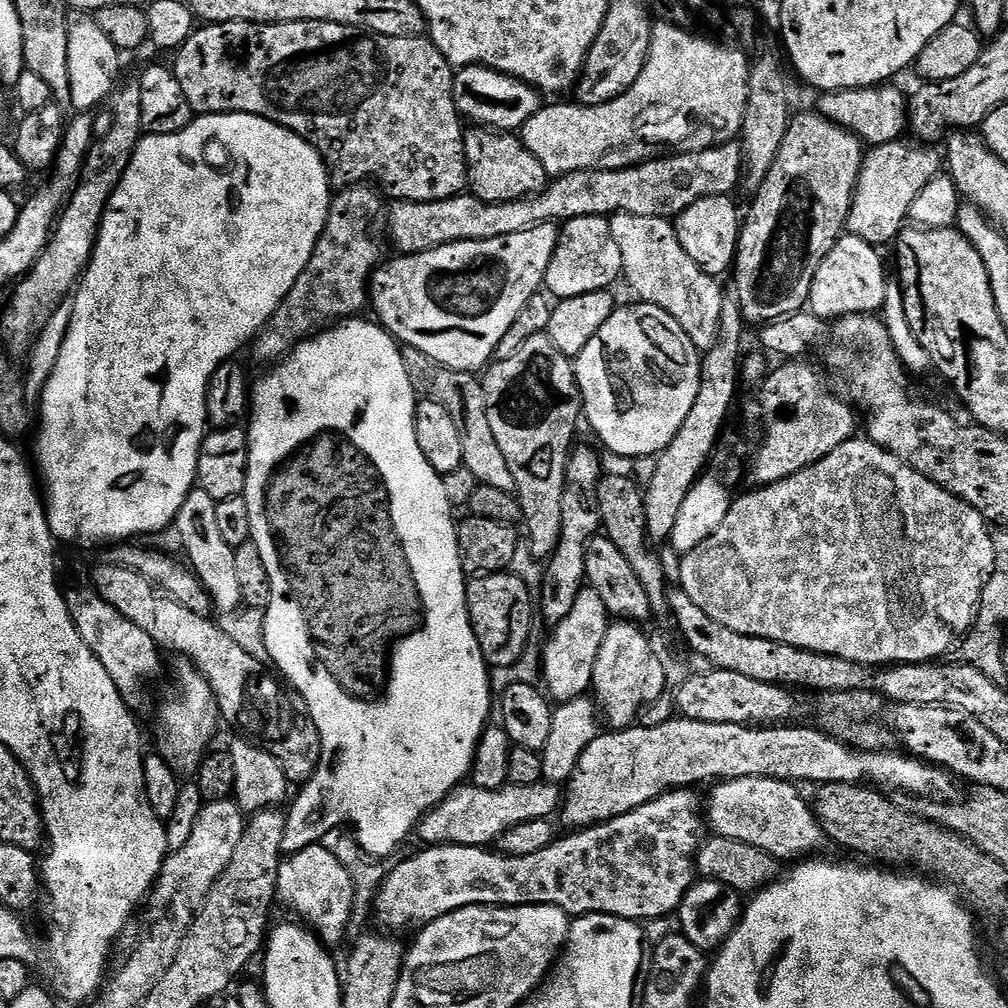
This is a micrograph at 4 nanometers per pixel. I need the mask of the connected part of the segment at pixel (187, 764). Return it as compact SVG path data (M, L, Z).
M180 658L172 668L172 693L156 712L156 748L166 766L180 778L192 778L213 747L216 727L221 727L220 708L202 673L186 659Z

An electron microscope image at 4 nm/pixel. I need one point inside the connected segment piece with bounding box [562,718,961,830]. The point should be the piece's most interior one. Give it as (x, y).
(622, 769)

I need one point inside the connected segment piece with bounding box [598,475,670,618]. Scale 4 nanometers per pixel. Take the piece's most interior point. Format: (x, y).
(622, 511)

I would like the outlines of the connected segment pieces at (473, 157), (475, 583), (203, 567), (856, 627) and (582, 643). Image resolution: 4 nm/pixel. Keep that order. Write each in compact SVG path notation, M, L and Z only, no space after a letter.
M472 126L464 134L464 153L471 195L491 204L505 204L535 196L537 192L543 192L549 183L548 171L538 158L534 158L534 154L530 154L519 135Z
M511 571L490 572L477 575L467 581L468 613L474 634L478 638L478 646L484 655L484 661L492 668L513 666L526 650L527 639L530 637L531 618L534 615L534 596L522 578Z
M198 486L182 504L182 509L179 510L174 521L174 530L178 532L182 540L189 567L201 581L212 600L213 609L221 615L230 615L239 611L243 600L239 589L238 574L235 570L235 549L226 546L226 542L223 541L215 515L216 509L216 501Z
M853 438L847 440L842 446L838 446L838 450L834 450L834 454L826 454L826 458L822 458L814 466L803 468L798 474L794 474L790 478L786 478L782 482L774 482L773 484L765 484L756 486L751 489L745 496L736 496L733 499L730 510L726 514L726 518L722 522L722 526L718 526L718 530L714 530L714 534L710 534L710 538L706 538L706 542L702 542L694 550L683 553L680 564L680 580L679 587L683 588L686 594L690 594L690 598L694 598L697 606L702 606L702 610L706 610L706 614L710 614L710 618L714 618L714 622L718 622L722 626L726 626L730 630L734 630L738 634L750 634L754 638L768 638L774 642L784 642L786 646L794 646L802 650L810 650L818 654L830 654L838 658L846 658L850 662L858 662L859 664L871 664L873 666L891 666L893 664L922 664L925 662L936 662L941 658L949 655L948 640L956 632L962 632L974 624L978 616L980 607L980 592L986 583L986 577L996 567L996 557L998 555L998 544L988 531L989 525L986 523L982 514L978 514L978 510L974 510L974 506L970 506L966 502L962 502L956 496L951 494L944 488L939 488L934 482L930 482L922 474L915 472L908 464L902 463L894 454L890 454L882 446L878 446L874 441L867 438Z
M590 587L581 588L570 614L551 629L543 650L542 680L544 684L548 683L546 692L553 701L576 700L591 689L594 662L598 650L602 650L609 623L610 617L606 606L602 606L602 598L598 598Z

